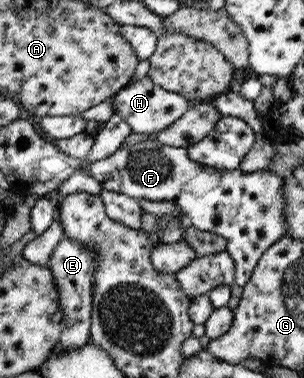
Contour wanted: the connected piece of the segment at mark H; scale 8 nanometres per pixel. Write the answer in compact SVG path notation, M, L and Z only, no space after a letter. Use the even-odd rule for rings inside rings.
M144 76L124 86L112 99L112 113L119 115L130 127L131 131L139 134L159 132L172 121L177 120L193 104L176 93L170 93L156 87L150 78Z

